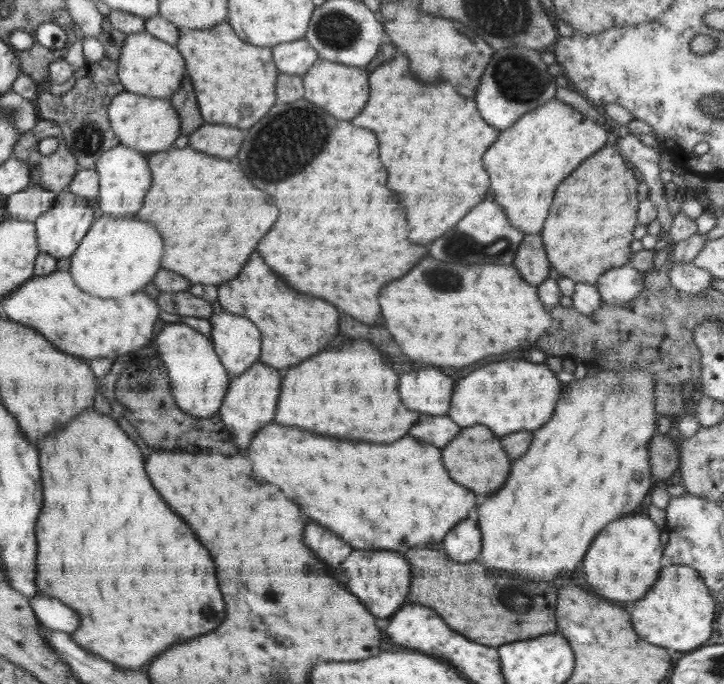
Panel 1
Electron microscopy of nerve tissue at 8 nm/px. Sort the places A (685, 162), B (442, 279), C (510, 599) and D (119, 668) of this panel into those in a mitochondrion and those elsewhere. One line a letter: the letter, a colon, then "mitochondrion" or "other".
A: other
B: mitochondrion
C: mitochondrion
D: other

